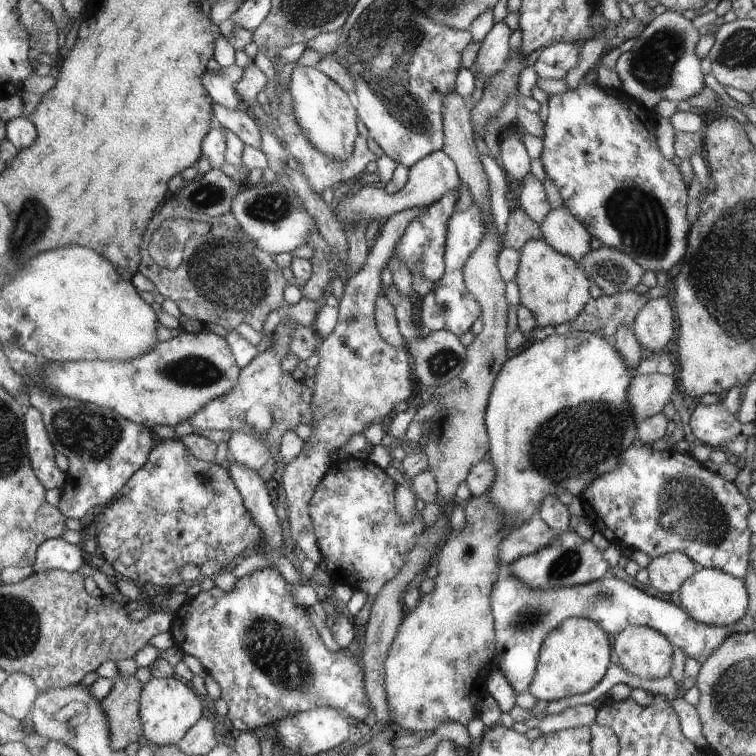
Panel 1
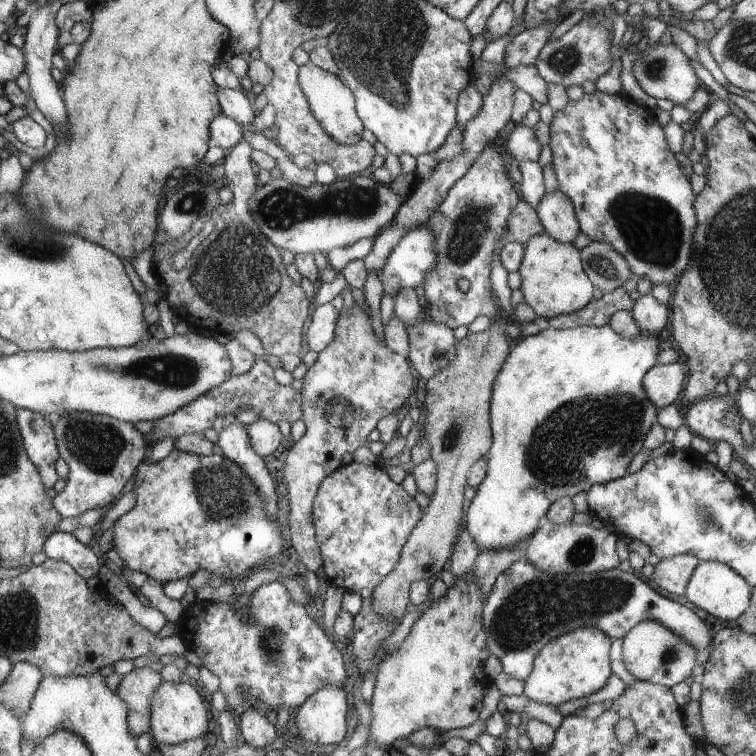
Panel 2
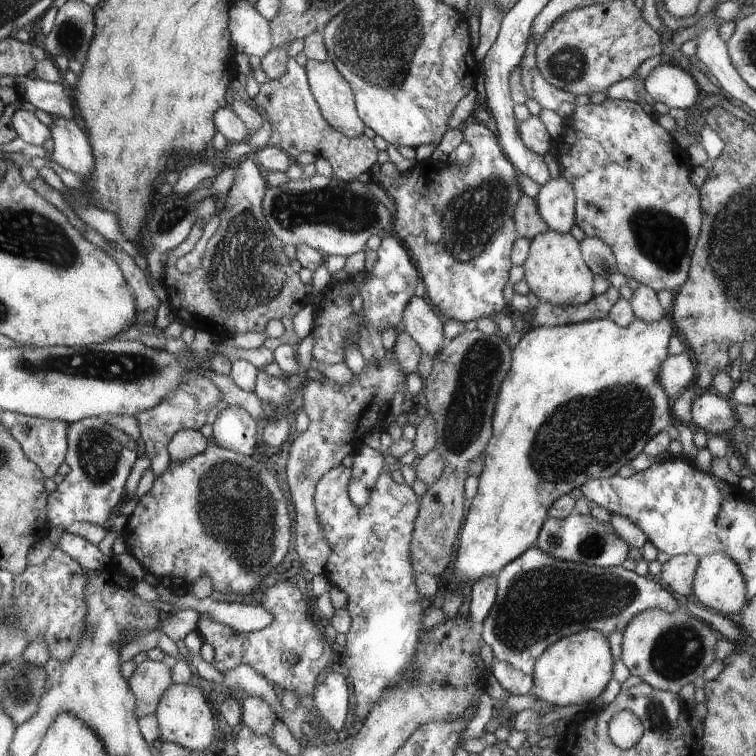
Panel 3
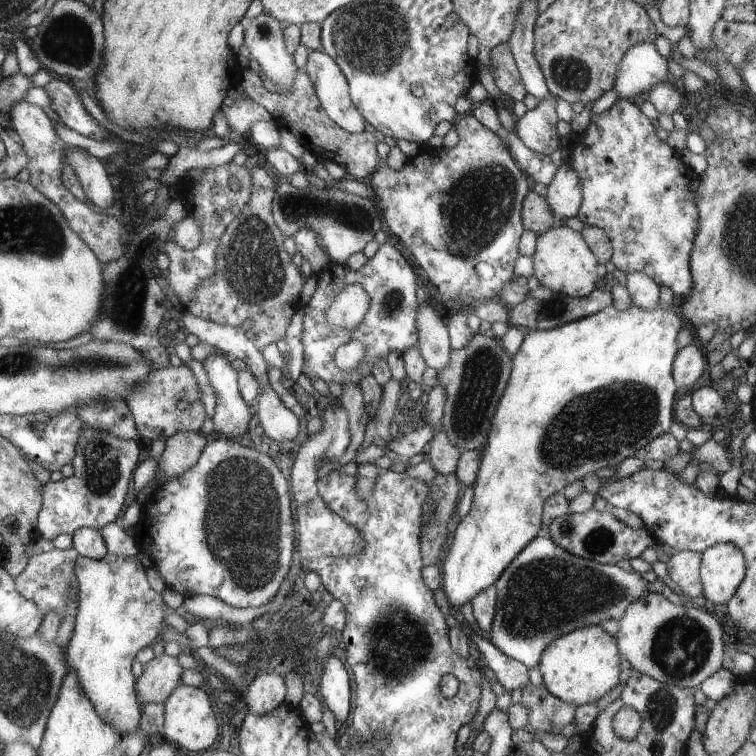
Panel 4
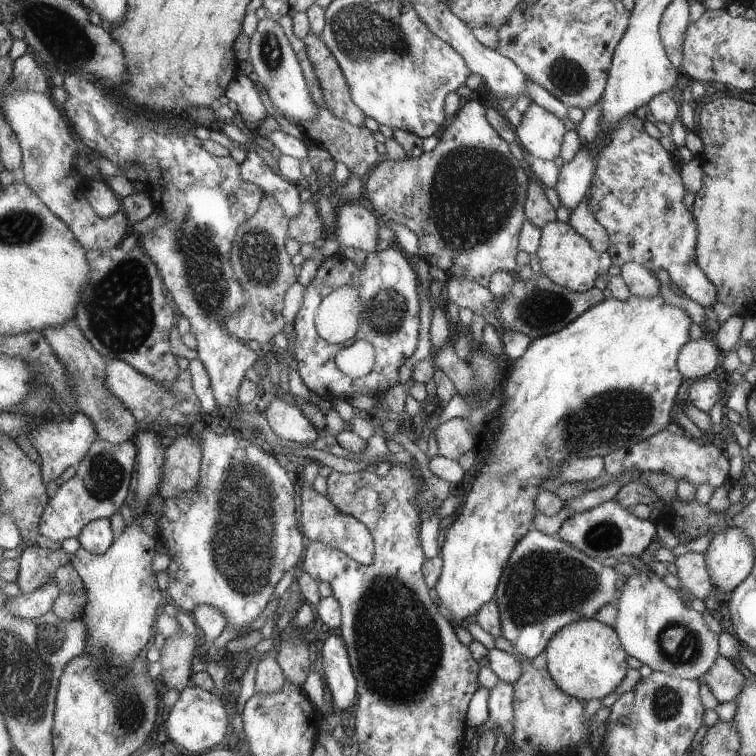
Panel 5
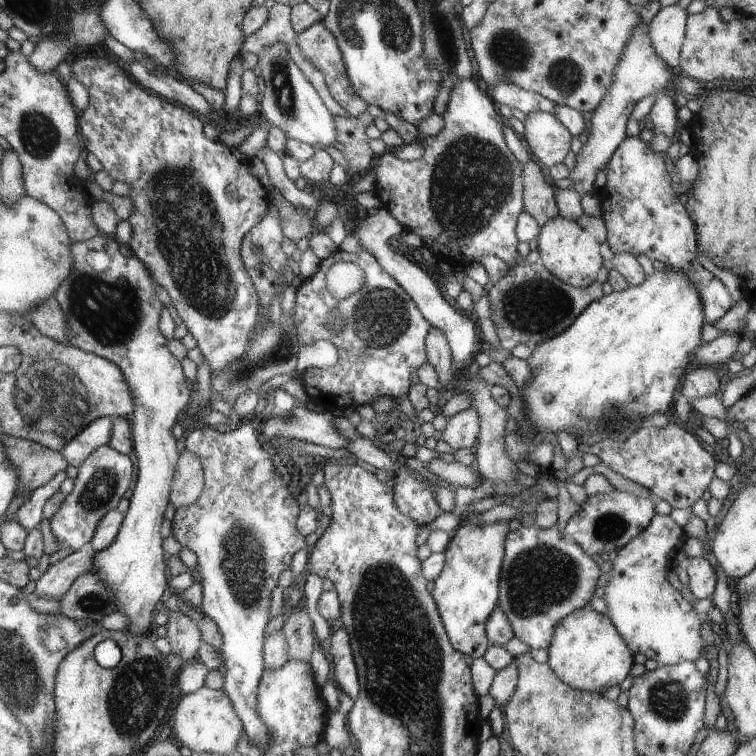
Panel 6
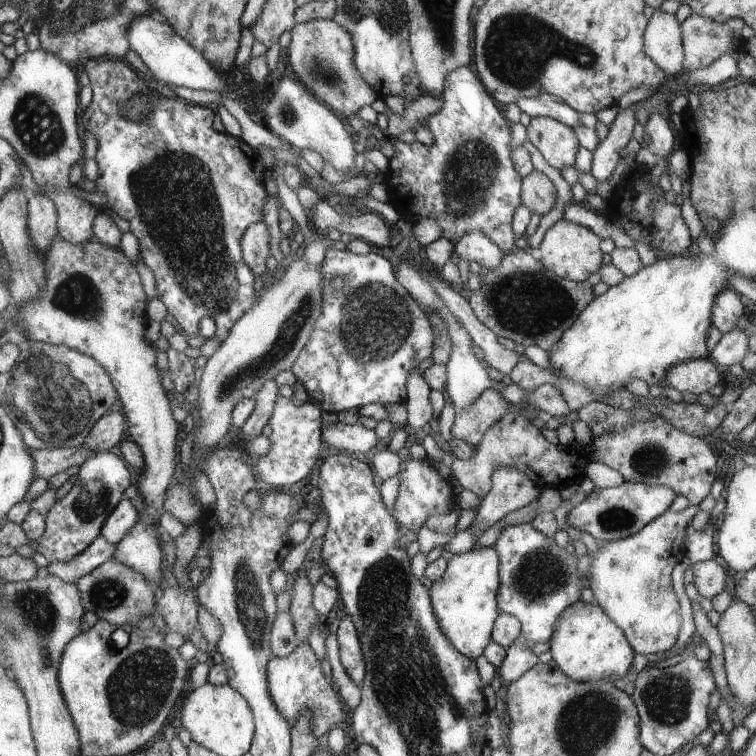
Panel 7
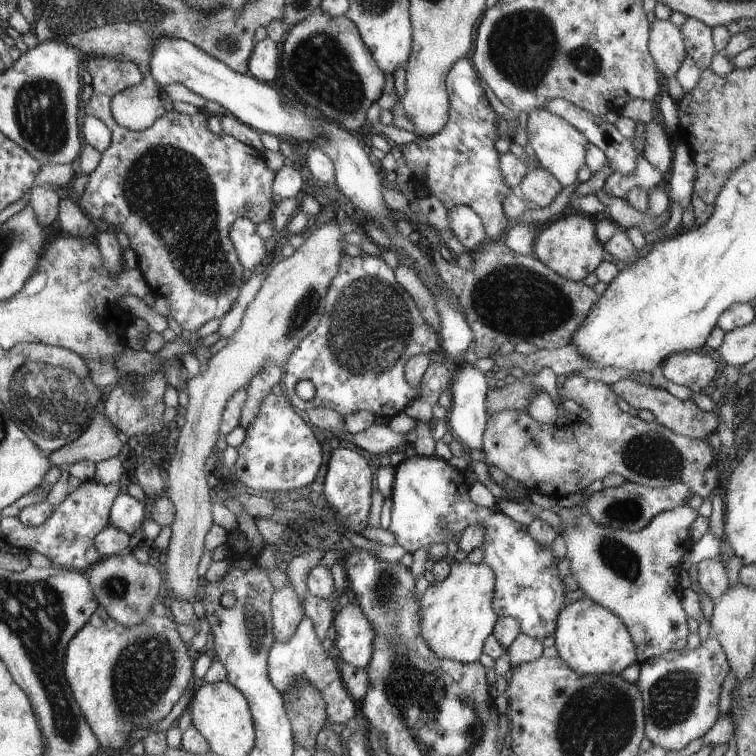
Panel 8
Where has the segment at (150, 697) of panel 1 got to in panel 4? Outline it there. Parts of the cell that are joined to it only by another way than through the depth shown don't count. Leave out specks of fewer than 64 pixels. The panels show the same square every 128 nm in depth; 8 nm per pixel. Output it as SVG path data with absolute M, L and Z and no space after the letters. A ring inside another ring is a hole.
M181 684L164 704L164 724L161 734L164 740L178 744L182 750L200 752L210 748L218 736L218 722L212 710L210 696L201 688L190 688Z

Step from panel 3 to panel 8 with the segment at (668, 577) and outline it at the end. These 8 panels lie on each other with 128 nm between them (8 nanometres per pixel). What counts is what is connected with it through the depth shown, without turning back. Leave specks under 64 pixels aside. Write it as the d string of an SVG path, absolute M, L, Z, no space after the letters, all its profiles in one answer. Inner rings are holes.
M720 558L704 559L696 566L698 568L698 586L712 600L718 599L728 590L728 574Z

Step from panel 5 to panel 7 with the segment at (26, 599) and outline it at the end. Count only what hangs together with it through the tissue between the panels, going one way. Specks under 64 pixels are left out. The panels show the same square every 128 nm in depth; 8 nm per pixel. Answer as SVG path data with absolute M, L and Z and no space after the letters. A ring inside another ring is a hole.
M98 537L90 546L83 550L78 557L71 558L70 561L54 561L46 567L48 574L67 583L75 584L82 575L92 572L103 562L112 558L115 545L104 537Z

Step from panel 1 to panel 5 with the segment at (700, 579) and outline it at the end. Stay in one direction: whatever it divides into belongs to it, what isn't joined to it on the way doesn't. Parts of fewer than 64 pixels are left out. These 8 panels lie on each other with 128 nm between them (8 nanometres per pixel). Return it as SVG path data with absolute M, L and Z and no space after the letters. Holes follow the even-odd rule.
M732 527L718 533L704 553L716 591L732 592L755 566L755 546L746 531Z

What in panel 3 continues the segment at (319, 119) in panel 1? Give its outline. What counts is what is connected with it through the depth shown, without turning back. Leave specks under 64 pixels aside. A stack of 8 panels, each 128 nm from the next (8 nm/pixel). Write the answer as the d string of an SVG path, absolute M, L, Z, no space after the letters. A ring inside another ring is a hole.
M308 59L304 68L307 81L325 121L348 138L356 138L364 132L364 121L359 117L358 106L354 106L354 91L350 83L340 74L332 62L318 62Z

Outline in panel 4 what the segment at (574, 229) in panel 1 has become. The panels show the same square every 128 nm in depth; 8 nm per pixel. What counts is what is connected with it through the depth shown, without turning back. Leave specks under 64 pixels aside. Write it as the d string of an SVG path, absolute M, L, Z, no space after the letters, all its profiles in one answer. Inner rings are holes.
M567 163L554 176L546 200L558 221L578 216L583 204L583 187L578 172Z

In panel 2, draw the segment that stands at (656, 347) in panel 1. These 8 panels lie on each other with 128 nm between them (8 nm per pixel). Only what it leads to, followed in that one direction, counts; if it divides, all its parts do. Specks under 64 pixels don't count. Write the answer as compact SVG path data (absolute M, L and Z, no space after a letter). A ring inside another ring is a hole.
M652 294L642 295L630 313L642 334L656 336L666 328L670 316L666 303L661 303Z

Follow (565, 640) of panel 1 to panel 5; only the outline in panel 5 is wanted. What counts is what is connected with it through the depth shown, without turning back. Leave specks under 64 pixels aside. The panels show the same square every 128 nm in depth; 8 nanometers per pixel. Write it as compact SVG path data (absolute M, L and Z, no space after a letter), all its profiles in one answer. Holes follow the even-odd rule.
M580 619L570 625L563 626L548 642L546 651L546 670L558 684L561 691L575 699L602 700L614 691L626 676L627 651L618 640L619 635L614 628L596 619Z

